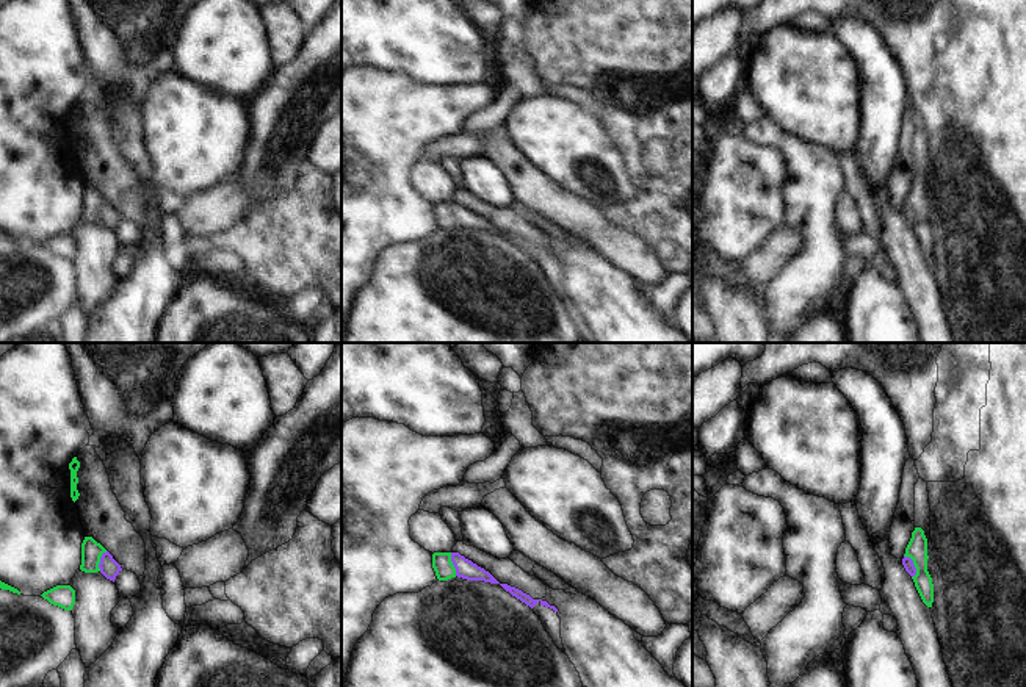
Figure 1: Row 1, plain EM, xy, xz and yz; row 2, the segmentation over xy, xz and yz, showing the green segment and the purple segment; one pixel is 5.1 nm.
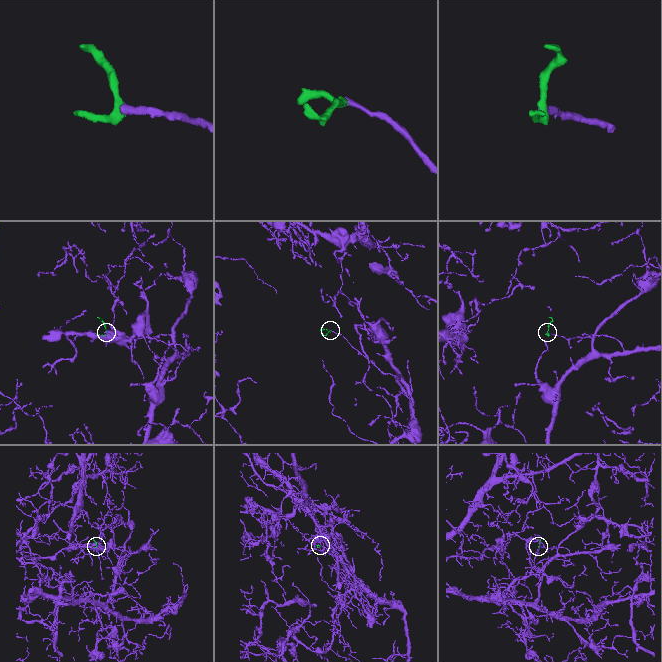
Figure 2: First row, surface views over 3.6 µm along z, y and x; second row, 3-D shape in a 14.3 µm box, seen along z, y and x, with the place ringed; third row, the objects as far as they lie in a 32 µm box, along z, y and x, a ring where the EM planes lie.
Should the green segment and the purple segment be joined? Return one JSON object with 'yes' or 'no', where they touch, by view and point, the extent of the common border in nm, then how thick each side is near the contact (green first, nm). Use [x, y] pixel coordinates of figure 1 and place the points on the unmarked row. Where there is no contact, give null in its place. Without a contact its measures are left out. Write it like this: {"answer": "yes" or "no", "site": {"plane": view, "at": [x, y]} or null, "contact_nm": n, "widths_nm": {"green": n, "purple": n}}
{"answer": "yes", "site": {"plane": "yz", "at": [914, 213]}, "contact_nm": 130, "widths_nm": {"green": 110, "purple": 60}}

